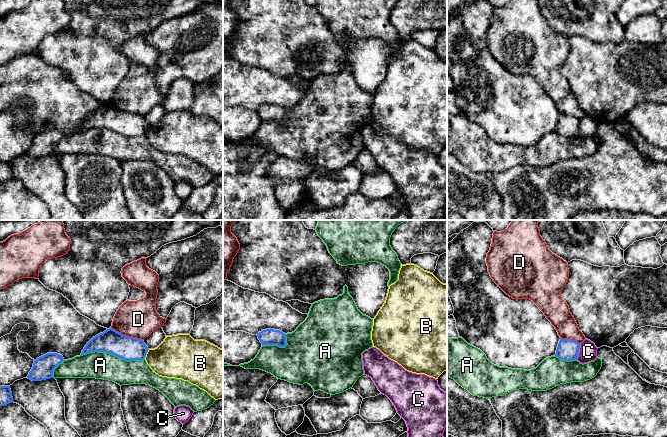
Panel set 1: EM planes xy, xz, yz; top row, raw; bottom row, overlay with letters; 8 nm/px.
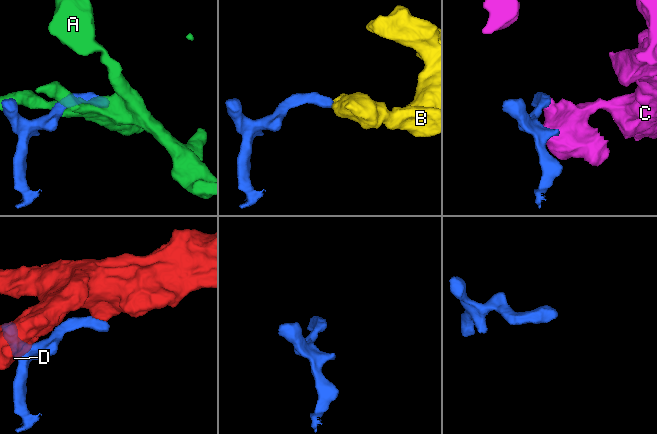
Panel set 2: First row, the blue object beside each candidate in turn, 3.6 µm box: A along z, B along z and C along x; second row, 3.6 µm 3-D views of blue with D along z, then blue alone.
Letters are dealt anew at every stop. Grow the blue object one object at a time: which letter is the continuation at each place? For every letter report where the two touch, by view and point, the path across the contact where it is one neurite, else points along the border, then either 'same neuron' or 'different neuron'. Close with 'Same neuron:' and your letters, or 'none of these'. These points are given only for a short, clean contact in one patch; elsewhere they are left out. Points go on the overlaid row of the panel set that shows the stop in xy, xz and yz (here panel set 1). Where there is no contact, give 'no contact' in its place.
A: xy (113, 354) | different neuron
B: xy (146, 353) | along xy (149, 349), (144, 358) | different neuron
C: yz (578, 352) | along yz (580, 344), (576, 359) | different neuron
D: xy (127, 336) | different neuron
Same neuron: none of these

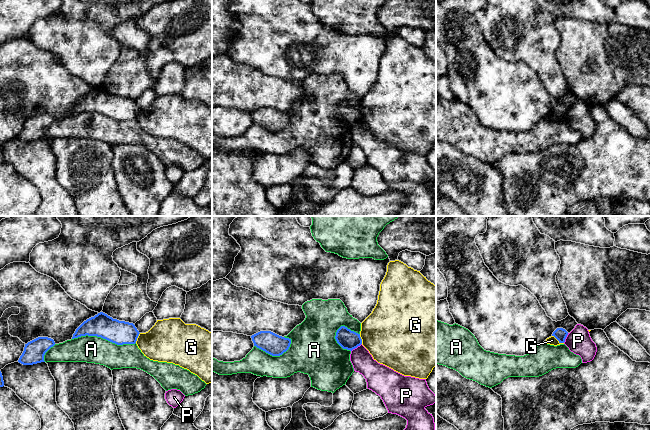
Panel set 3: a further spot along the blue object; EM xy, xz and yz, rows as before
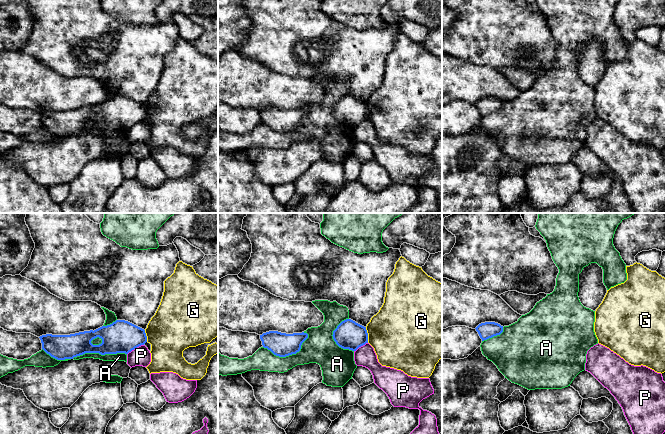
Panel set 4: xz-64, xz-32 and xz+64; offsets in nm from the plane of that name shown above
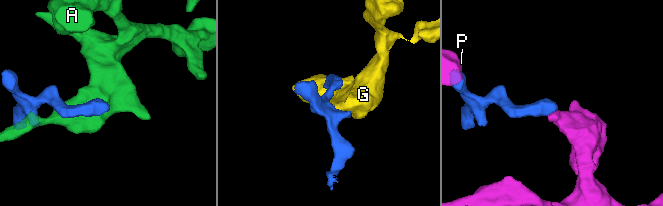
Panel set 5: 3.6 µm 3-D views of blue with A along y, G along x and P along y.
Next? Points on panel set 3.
A: xy (104, 338) | different neuron
G: yz (558, 340) | along yz (552, 335), (563, 343) | different neuron
P: xz (356, 347) | along xz (361, 343), (351, 351) | different neuron
Same neuron: none of these

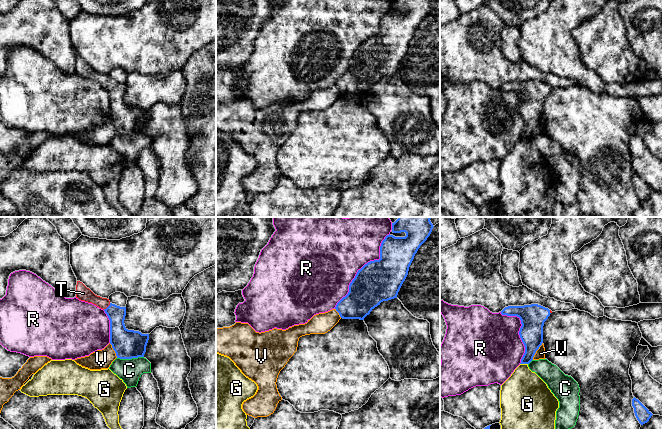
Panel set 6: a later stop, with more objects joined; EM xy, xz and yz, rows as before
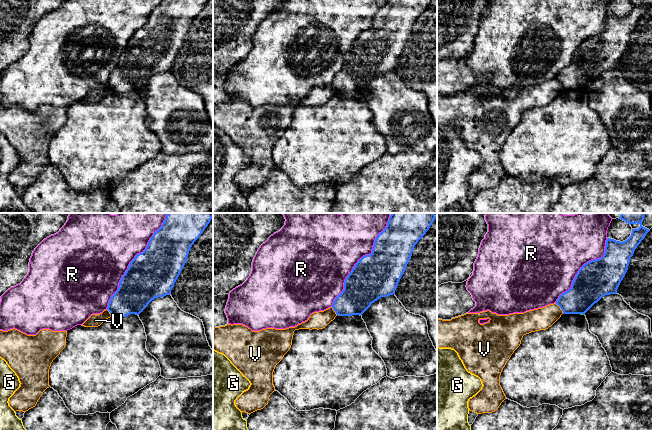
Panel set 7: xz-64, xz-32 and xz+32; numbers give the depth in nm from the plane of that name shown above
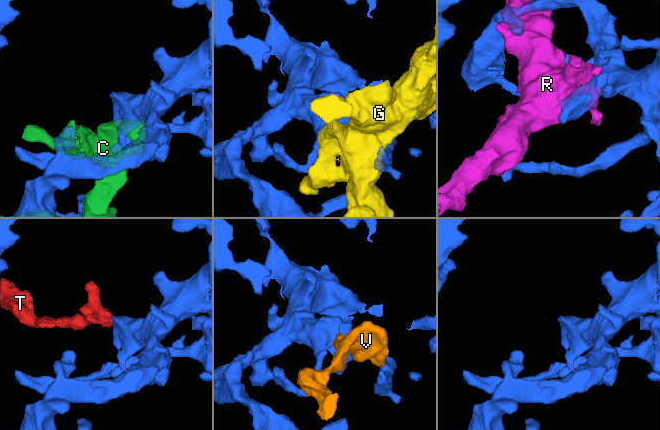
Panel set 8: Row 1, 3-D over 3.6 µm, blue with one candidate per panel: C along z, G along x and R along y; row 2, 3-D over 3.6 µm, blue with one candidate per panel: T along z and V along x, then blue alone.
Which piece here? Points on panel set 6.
C: xy (130, 358) | different neuron
G: yz (524, 363) | different neuron
R: xz (362, 267) | different neuron
T: xy (107, 307) | across xy (119, 335), (117, 317), (107, 307), (83, 293) | same neuron
V: yz (536, 350) | different neuron
Same neuron: T

